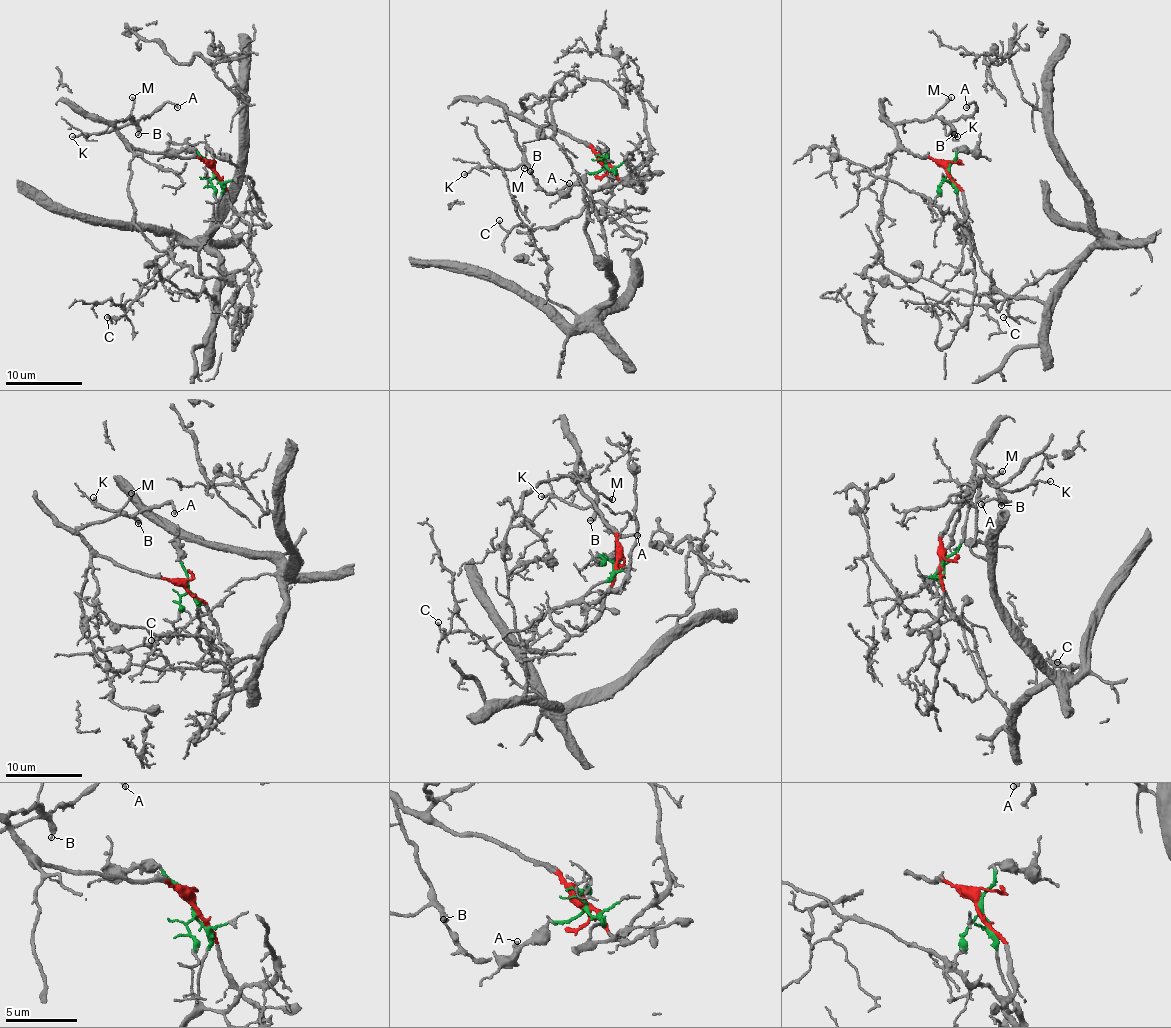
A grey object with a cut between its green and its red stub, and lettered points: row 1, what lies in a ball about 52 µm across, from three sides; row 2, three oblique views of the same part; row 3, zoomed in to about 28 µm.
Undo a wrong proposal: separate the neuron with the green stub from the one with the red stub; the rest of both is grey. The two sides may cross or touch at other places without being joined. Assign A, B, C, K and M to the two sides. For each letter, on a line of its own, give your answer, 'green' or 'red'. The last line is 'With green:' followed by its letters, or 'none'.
A: red
B: red
C: green
K: red
M: red
With green: C

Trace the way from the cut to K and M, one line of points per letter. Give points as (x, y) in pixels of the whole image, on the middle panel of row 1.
K: (606, 164), (589, 147), (556, 130), (539, 128), (506, 112), (522, 162), (514, 168), (485, 166), (464, 174)
M: (606, 164), (589, 147), (556, 130), (539, 128), (508, 112), (516, 145), (524, 157), (524, 168)

